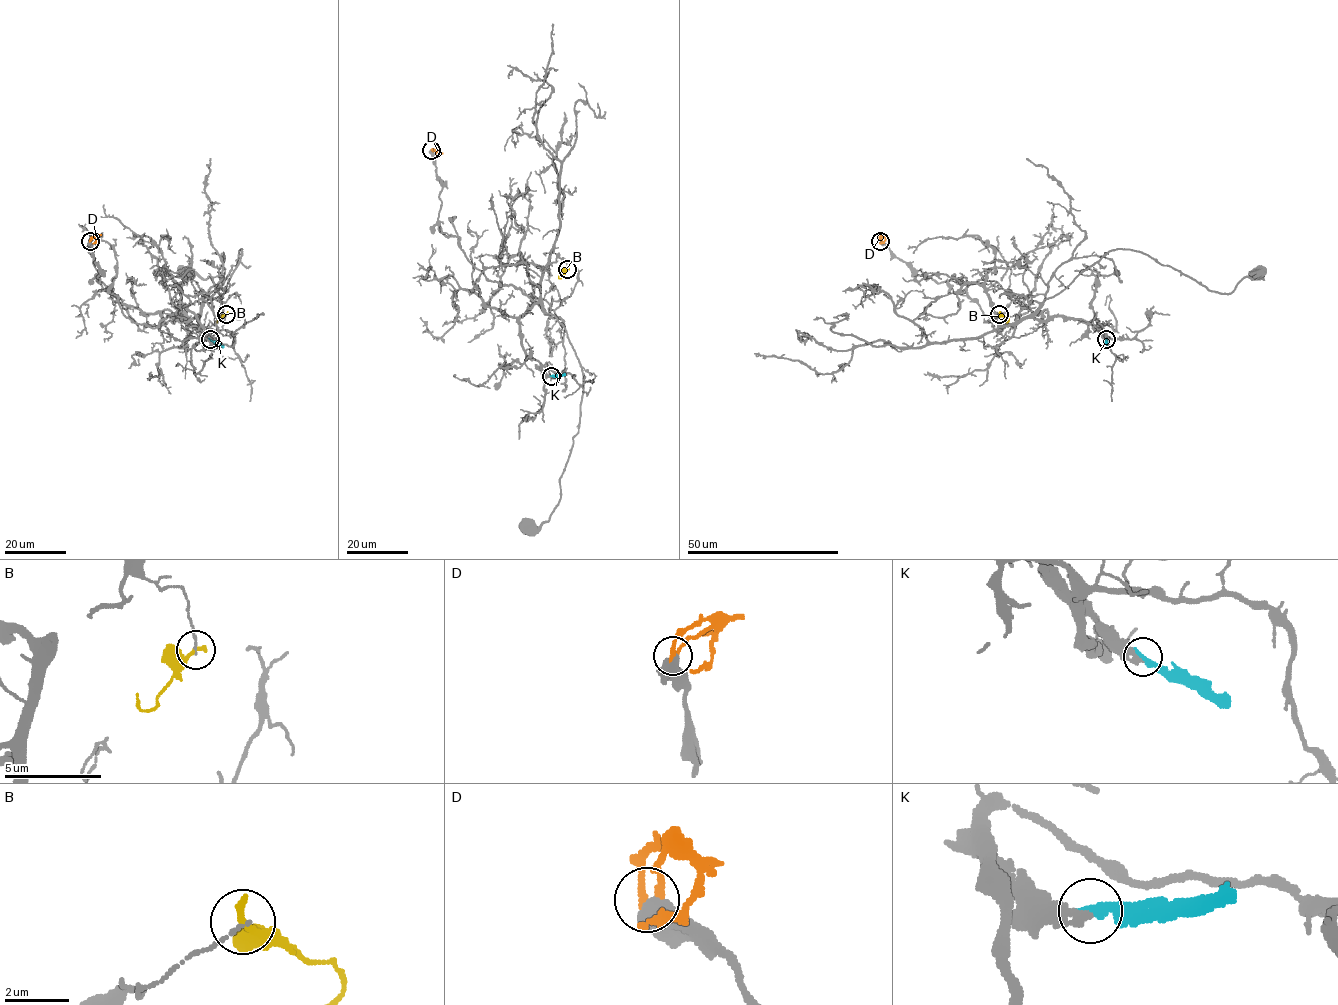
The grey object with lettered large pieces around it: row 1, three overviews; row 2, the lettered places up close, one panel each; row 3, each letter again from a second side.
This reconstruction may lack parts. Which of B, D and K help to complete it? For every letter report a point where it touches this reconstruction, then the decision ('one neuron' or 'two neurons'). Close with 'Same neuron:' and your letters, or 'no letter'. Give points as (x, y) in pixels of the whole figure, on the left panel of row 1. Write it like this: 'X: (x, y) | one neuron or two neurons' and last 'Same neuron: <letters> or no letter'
B: (226, 314) | two neurons
D: (90, 241) | two neurons
K: (210, 339) | one neuron
Same neuron: K

